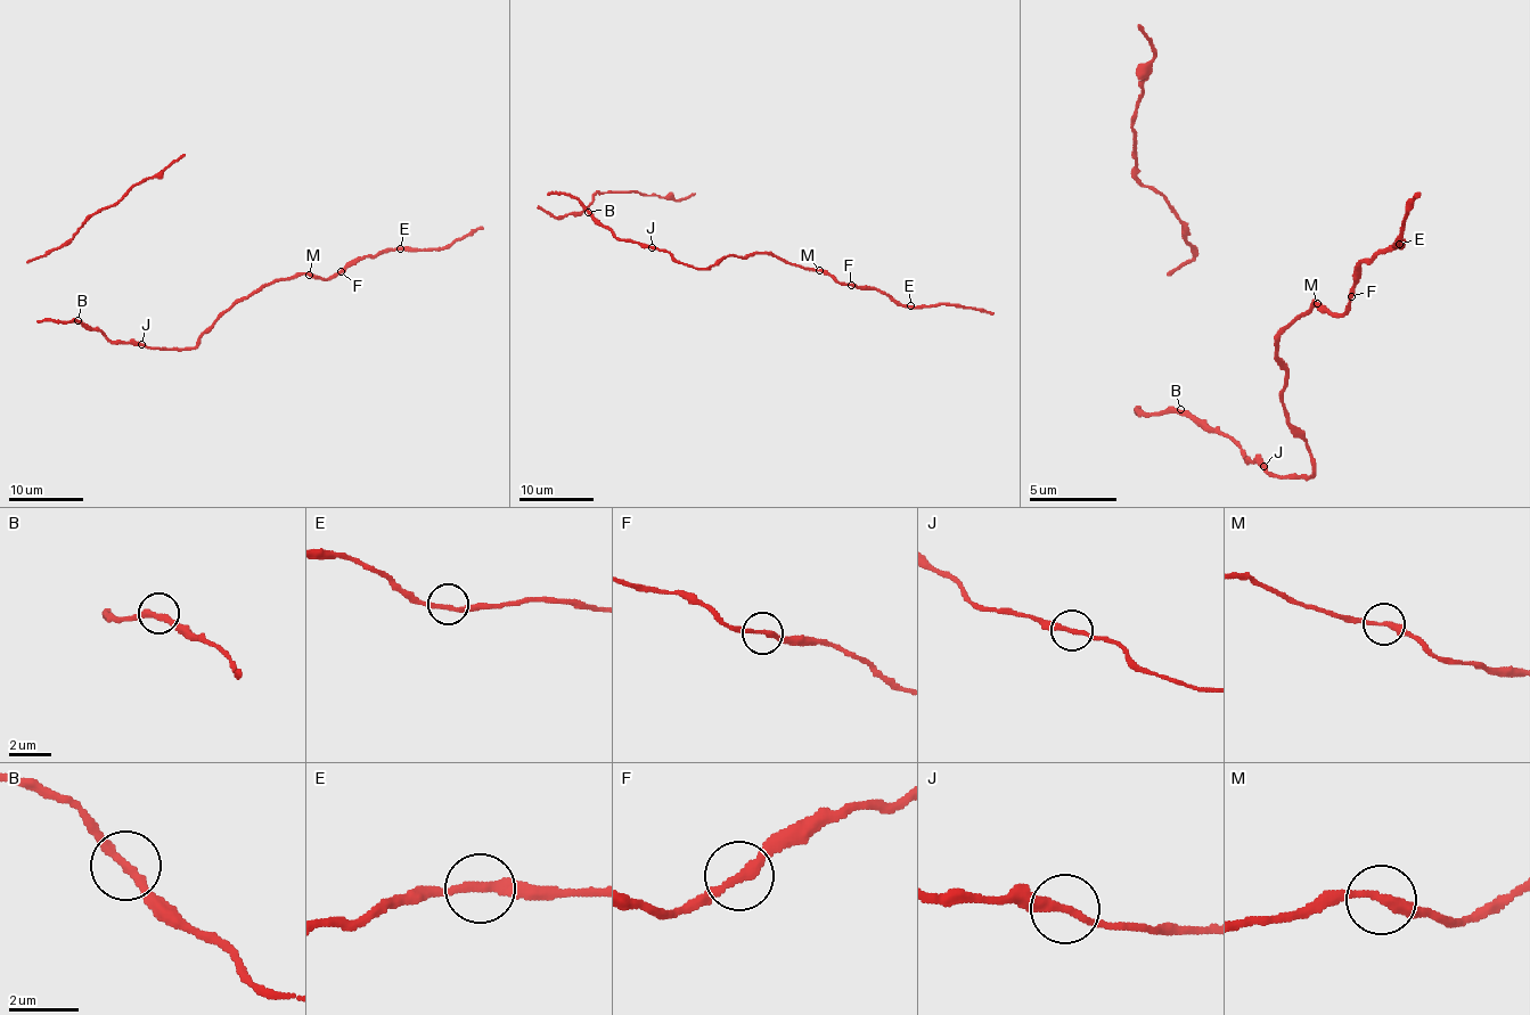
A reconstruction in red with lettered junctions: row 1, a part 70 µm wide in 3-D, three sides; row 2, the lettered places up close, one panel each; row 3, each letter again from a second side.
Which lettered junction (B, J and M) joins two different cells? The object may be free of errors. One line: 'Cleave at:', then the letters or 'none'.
Cleave at: none

